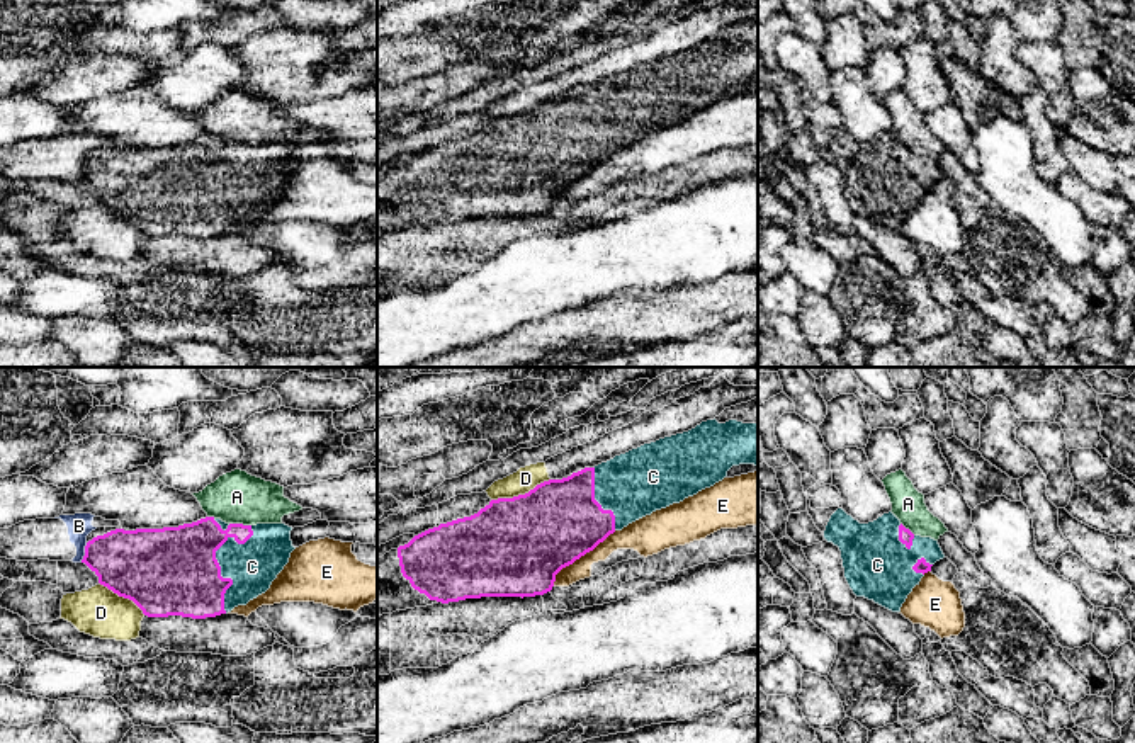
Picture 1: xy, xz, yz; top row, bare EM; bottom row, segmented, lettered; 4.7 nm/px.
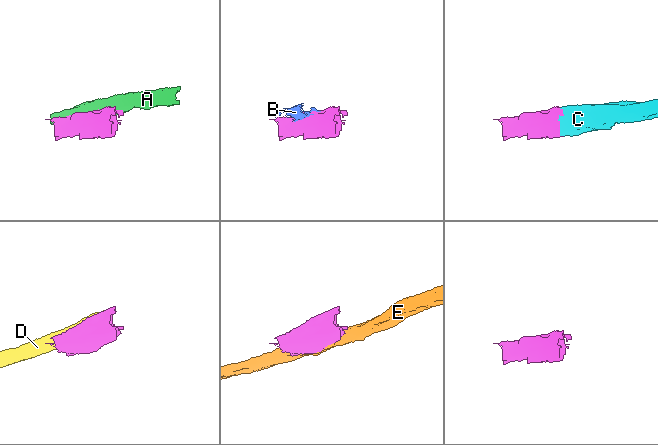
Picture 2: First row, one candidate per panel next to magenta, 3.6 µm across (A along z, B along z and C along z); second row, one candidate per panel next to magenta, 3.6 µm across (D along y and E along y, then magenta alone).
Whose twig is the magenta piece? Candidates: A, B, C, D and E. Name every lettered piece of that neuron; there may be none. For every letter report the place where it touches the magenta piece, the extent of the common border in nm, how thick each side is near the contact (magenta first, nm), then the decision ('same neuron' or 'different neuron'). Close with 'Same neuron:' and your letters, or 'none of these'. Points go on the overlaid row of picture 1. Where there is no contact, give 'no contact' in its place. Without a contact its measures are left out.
A: xy (240, 524) | 110 nm | 220/240 nm | different neuron
B: xy (85, 553) | 100 nm | 320/110 nm | different neuron
C: xy (218, 563) | 440 nm | 420/240 nm | same neuron
D: xz (520, 495) | 300 nm | 460/110 nm | different neuron
E: xz (580, 556) | 400 nm | 420/110 nm | different neuron
Same neuron: C

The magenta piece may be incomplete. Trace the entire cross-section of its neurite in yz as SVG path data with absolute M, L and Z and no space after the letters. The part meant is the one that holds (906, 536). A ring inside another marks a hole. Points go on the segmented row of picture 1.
M838 508L824 539L841 551L844 578L856 597L901 612L902 604L945 554L938 541L914 536L892 513L860 524Z

